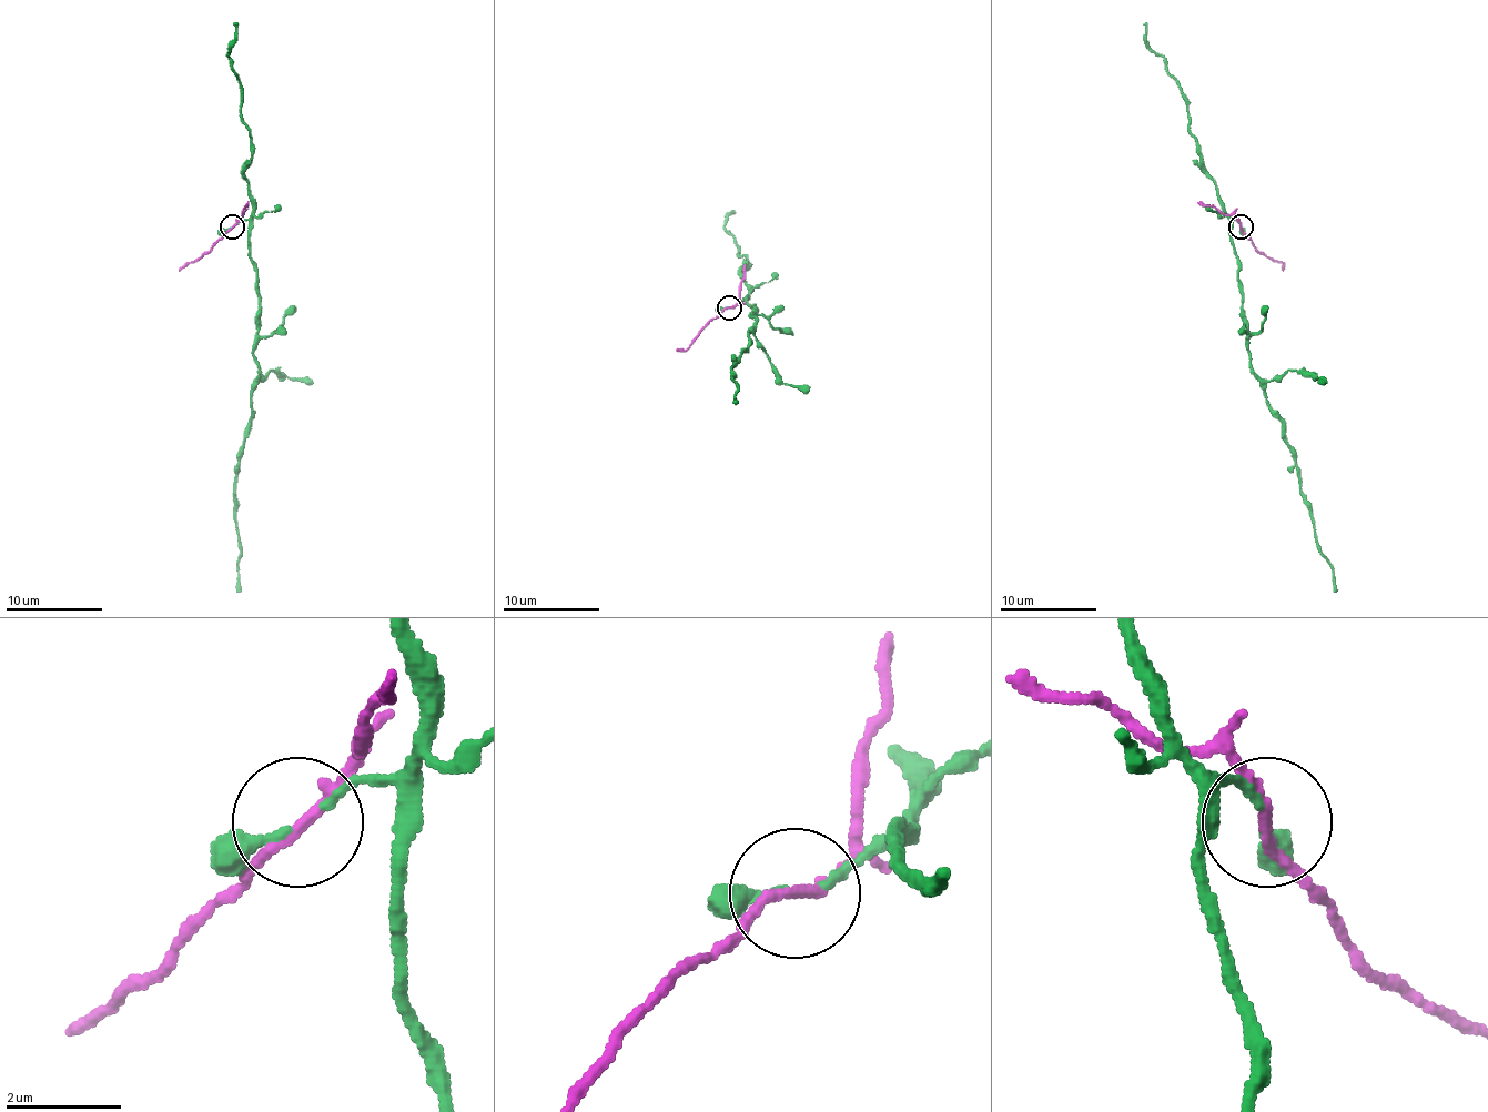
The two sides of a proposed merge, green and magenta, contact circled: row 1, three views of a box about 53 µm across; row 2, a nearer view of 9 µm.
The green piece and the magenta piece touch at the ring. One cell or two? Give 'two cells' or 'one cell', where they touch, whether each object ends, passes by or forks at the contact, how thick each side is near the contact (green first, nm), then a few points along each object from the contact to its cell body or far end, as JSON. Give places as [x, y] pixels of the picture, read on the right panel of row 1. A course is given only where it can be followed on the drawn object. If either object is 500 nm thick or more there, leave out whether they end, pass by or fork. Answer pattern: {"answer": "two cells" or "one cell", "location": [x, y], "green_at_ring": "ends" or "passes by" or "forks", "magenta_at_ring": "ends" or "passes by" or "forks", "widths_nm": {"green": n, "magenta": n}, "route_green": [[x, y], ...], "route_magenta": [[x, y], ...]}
{"answer": "two cells", "location": [1241, 226], "green_at_ring": "passes by", "magenta_at_ring": "passes by", "widths_nm": {"green": 160, "magenta": 170}, "route_green": [[1241, 228], [1231, 223], [1231, 245], [1237, 260], [1252, 373], [1281, 423], [1336, 592]], "route_magenta": [[1241, 225], [1259, 252], [1284, 264], [1284, 272]]}

